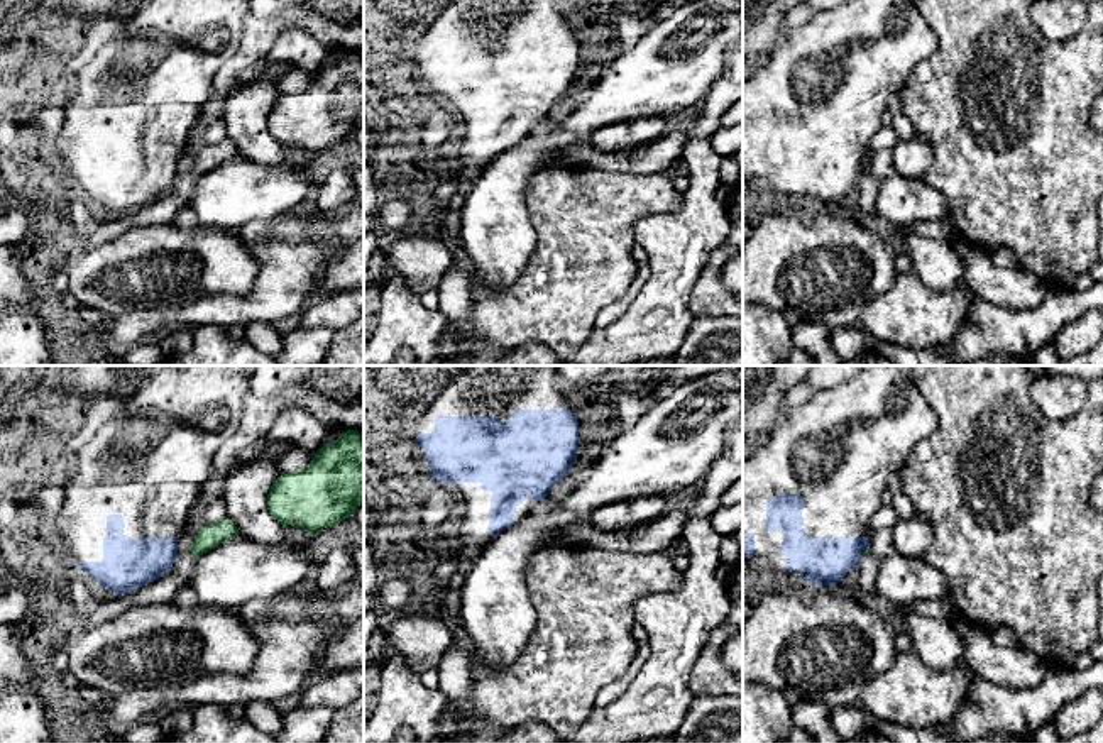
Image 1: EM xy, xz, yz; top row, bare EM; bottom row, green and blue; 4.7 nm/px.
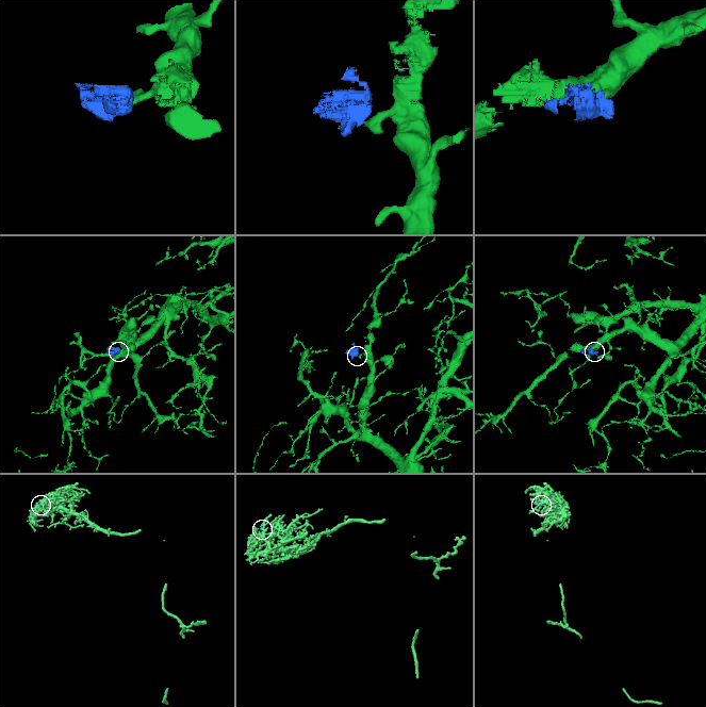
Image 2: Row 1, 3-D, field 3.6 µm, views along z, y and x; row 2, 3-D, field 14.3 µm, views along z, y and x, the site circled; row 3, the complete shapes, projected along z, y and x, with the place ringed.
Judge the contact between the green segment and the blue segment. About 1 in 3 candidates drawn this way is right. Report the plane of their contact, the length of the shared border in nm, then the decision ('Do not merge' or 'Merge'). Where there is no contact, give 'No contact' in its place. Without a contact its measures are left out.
Touches green in yz. Shared border 50 nm. Do not merge

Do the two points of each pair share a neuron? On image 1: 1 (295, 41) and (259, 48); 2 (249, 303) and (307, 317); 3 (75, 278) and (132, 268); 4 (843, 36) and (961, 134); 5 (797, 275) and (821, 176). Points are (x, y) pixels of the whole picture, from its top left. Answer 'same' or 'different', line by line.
1: different
2: different
3: same
4: different
5: different

